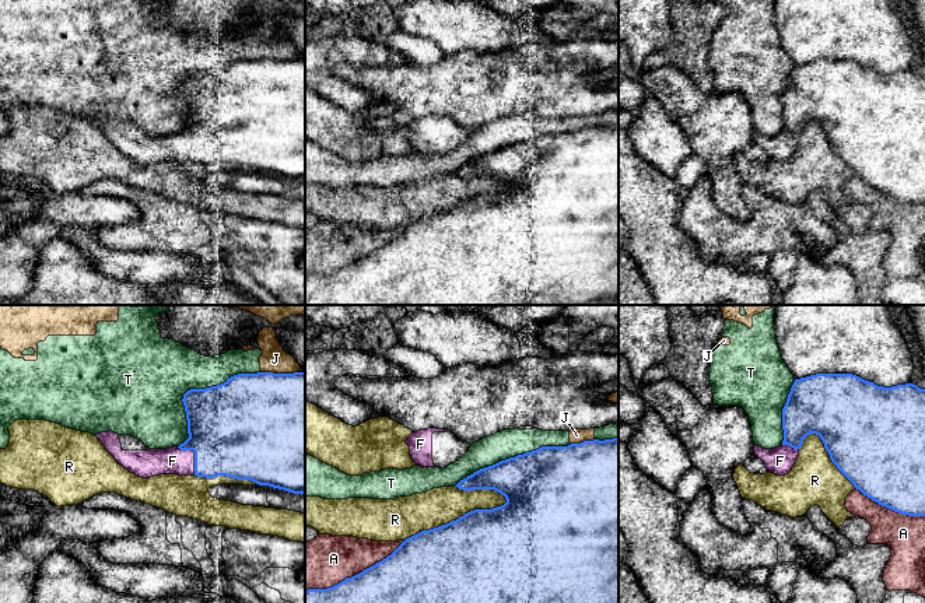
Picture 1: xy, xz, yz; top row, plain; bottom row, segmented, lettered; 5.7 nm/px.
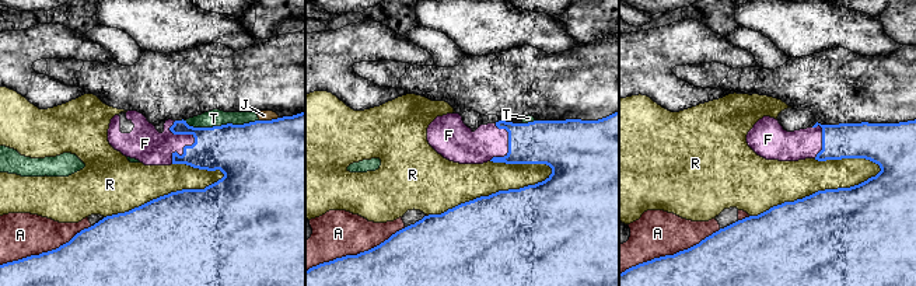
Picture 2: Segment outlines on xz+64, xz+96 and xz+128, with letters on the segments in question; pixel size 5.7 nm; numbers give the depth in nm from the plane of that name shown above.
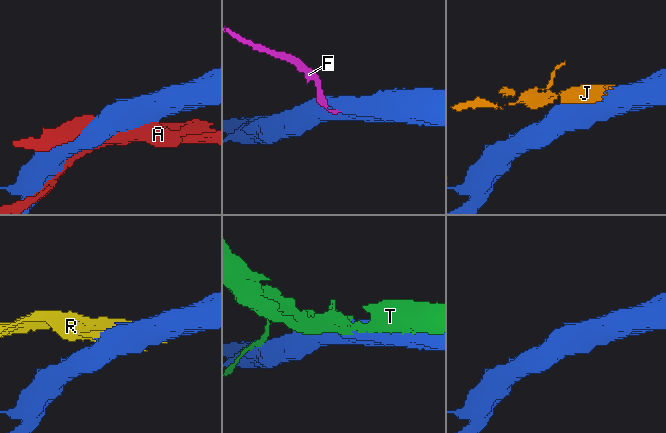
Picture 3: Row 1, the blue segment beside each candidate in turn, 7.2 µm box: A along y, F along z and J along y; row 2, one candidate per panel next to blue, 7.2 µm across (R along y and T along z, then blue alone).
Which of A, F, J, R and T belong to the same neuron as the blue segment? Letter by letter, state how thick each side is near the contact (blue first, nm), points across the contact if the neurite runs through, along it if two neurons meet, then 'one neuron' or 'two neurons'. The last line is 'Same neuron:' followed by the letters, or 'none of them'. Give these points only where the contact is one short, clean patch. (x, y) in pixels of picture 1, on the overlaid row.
A: 280/300 nm | two neurons
F: 500/160 nm | across xy (231, 431), (209, 452), (195, 455), (184, 460), (172, 460) | one neuron
J: 500/150 nm | two neurons
R: 500/220 nm | two neurons
T: 420/420 nm | two neurons
Same neuron: F

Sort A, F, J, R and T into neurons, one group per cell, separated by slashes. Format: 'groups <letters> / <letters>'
groups A / F / J T / R

